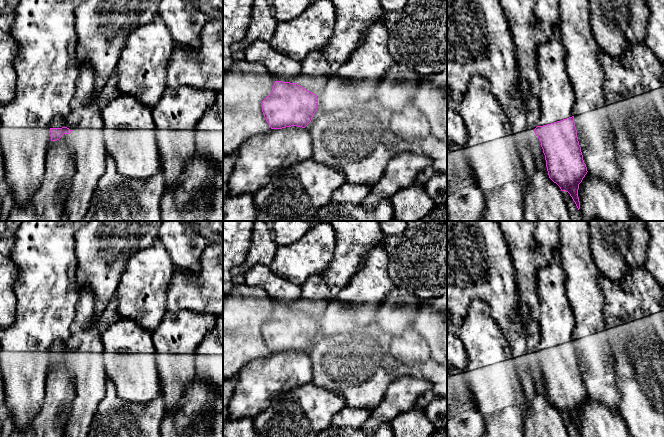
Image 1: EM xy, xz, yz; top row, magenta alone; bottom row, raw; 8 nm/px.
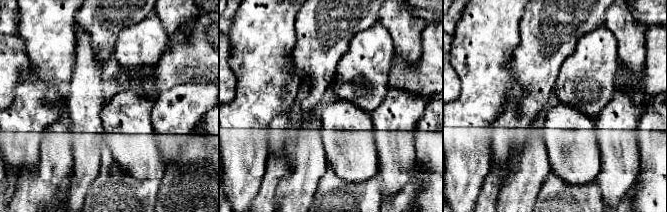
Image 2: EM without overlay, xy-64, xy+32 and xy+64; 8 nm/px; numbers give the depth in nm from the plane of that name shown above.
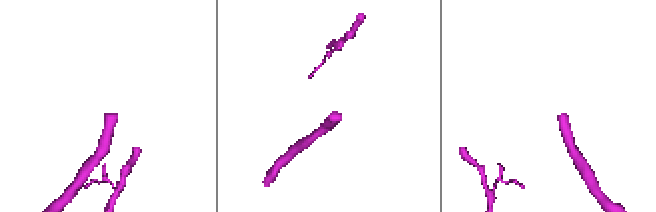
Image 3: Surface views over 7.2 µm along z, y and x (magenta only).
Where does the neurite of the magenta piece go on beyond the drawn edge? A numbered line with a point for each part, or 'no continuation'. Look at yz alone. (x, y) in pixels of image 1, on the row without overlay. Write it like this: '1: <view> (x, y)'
1: yz (556, 322)

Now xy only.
1: xy (58, 346)

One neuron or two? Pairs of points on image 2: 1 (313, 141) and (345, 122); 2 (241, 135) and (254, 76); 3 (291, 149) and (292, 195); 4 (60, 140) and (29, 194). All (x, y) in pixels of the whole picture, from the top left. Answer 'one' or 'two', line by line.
1: two
2: one
3: one
4: one

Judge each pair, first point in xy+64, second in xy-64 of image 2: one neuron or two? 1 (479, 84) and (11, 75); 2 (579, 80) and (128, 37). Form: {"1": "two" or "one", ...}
{"1": "two", "2": "one"}

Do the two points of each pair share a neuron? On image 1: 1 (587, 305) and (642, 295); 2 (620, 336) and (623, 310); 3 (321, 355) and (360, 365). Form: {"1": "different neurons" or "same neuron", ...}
{"1": "different neurons", "2": "same neuron", "3": "same neuron"}

